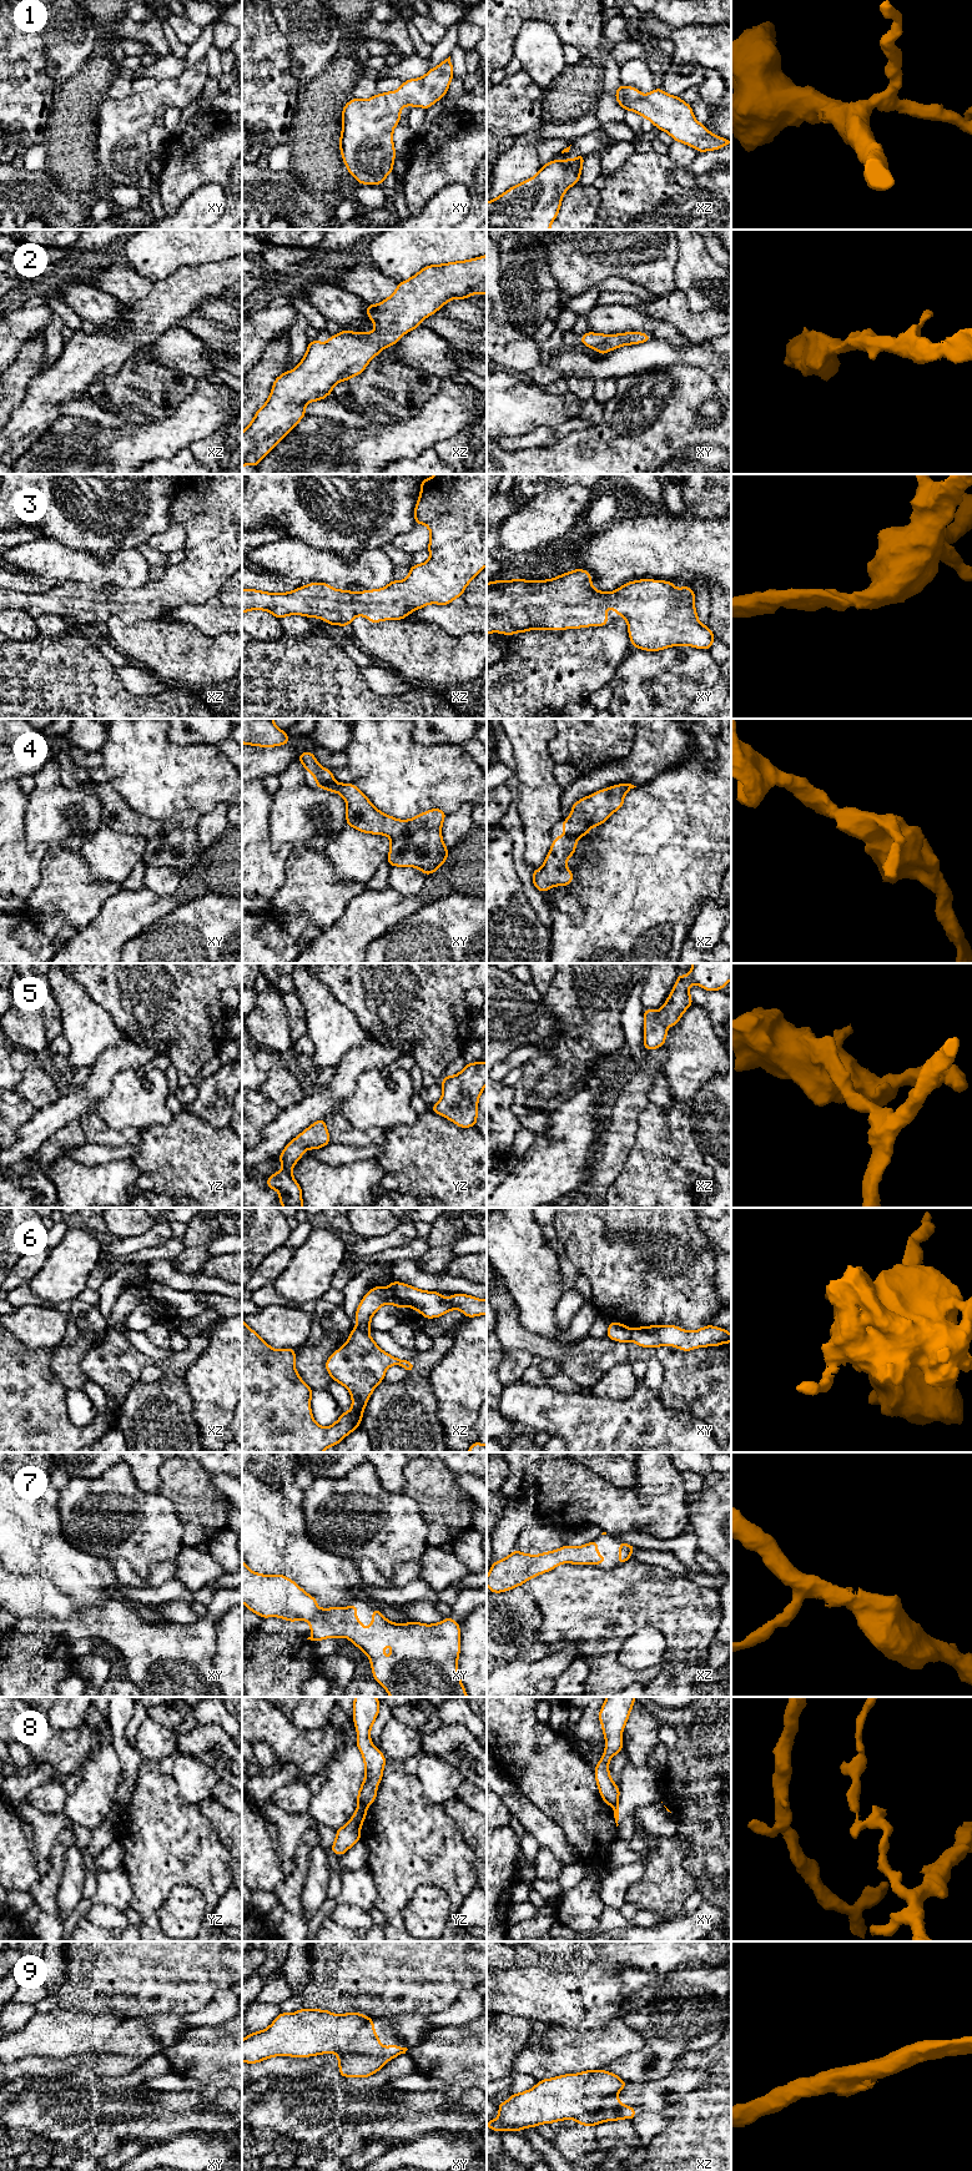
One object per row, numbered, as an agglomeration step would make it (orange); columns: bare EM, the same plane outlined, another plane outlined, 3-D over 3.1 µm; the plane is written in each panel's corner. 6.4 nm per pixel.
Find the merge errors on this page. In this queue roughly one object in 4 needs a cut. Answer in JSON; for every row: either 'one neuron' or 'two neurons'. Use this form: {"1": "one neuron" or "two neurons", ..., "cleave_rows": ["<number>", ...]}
{"1": "one neuron", "2": "one neuron", "3": "one neuron", "4": "one neuron", "5": "one neuron", "6": "two neurons", "7": "one neuron", "8": "two neurons", "9": "two neurons", "cleave_rows": ["6", "8", "9"]}

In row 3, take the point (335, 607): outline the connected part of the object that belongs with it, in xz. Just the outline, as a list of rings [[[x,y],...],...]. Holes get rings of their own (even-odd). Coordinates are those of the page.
[[[434,474],[424,479],[420,482],[414,519],[416,525],[425,524],[429,529],[427,549],[430,556],[425,563],[411,566],[404,580],[393,579],[386,588],[358,593],[316,581],[289,593],[242,589],[242,614],[266,610],[279,620],[288,615],[303,615],[347,628],[356,616],[364,615],[376,624],[404,619],[428,604],[450,604],[487,566],[487,474]]]

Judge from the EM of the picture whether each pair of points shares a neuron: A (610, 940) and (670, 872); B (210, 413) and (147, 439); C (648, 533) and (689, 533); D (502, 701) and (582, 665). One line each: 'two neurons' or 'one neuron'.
A: one neuron
B: one neuron
C: one neuron
D: one neuron

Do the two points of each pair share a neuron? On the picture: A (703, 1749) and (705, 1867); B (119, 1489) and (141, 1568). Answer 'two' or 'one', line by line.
A: one
B: one

